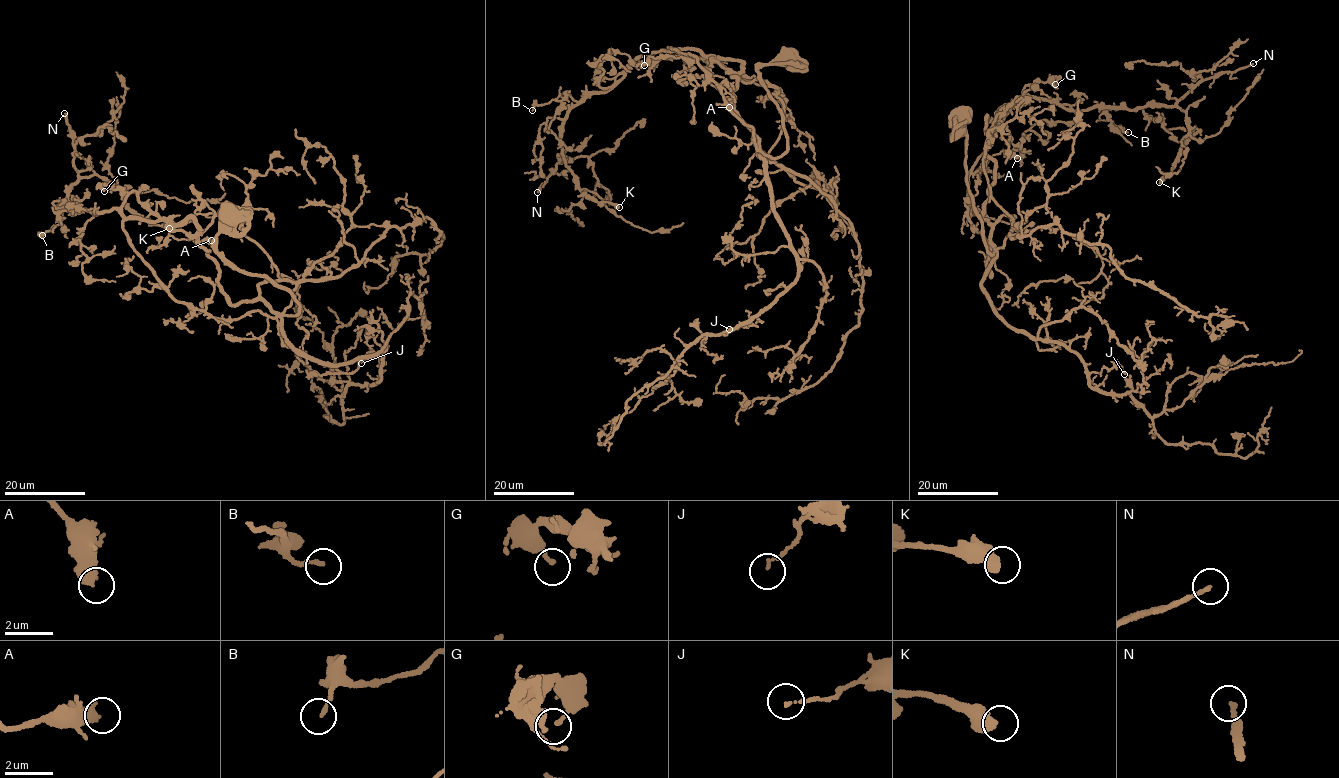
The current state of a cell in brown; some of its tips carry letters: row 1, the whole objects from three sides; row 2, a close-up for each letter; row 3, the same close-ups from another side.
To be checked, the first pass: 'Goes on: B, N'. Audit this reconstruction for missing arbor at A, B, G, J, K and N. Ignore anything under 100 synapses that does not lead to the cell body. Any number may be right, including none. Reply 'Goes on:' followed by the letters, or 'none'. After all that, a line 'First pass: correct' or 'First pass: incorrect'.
Goes on: K, N
First pass: incorrect

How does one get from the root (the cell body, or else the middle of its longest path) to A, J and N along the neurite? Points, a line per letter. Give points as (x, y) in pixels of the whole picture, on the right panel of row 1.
A: (961, 116), (968, 191), (991, 254), (982, 216), (996, 167), (986, 152), (993, 125), (1009, 132), (1017, 158)
J: (961, 116), (968, 191), (996, 252), (981, 283), (997, 313), (1089, 372), (1116, 364), (1124, 374)
N: (961, 116), (991, 254), (967, 213), (968, 178), (1026, 94), (1074, 110), (1173, 106), (1253, 63)

